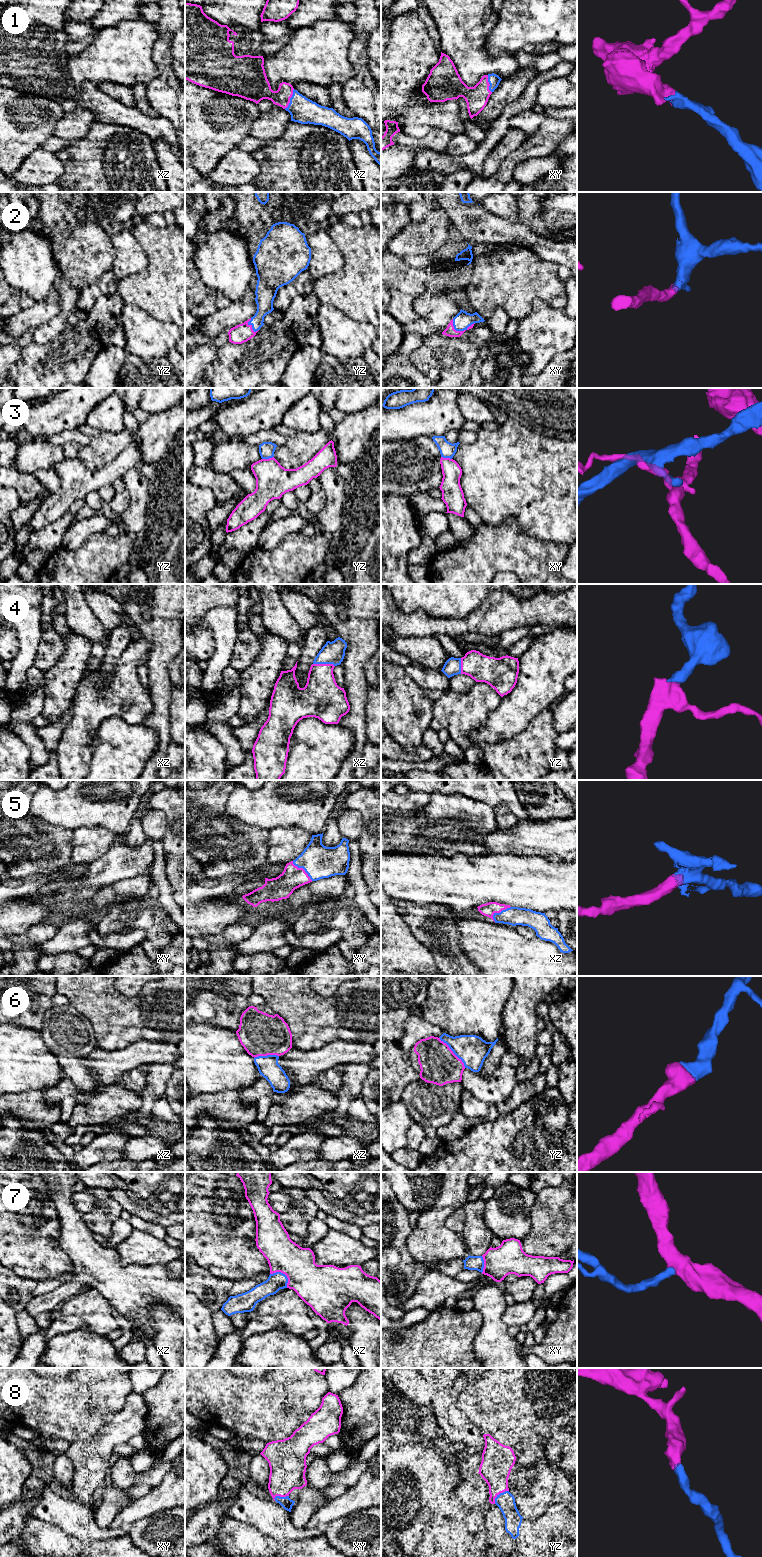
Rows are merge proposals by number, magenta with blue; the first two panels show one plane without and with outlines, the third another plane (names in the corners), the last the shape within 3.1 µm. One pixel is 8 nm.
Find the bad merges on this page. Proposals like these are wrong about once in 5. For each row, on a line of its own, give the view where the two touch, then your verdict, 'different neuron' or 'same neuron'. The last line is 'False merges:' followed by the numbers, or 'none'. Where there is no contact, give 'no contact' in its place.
1: contact in xz; same neuron
2: contact in xy; same neuron
3: contact in yz; different neuron
4: contact in xz; same neuron
5: contact in xz; same neuron
6: contact in yz; same neuron
7: contact in xz; same neuron
8: contact in yz; same neuron
False merges: 3

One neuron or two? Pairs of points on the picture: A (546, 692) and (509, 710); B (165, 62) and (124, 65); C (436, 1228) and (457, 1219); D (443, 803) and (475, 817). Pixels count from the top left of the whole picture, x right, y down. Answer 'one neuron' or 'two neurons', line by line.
A: one neuron
B: two neurons
C: two neurons
D: one neuron

